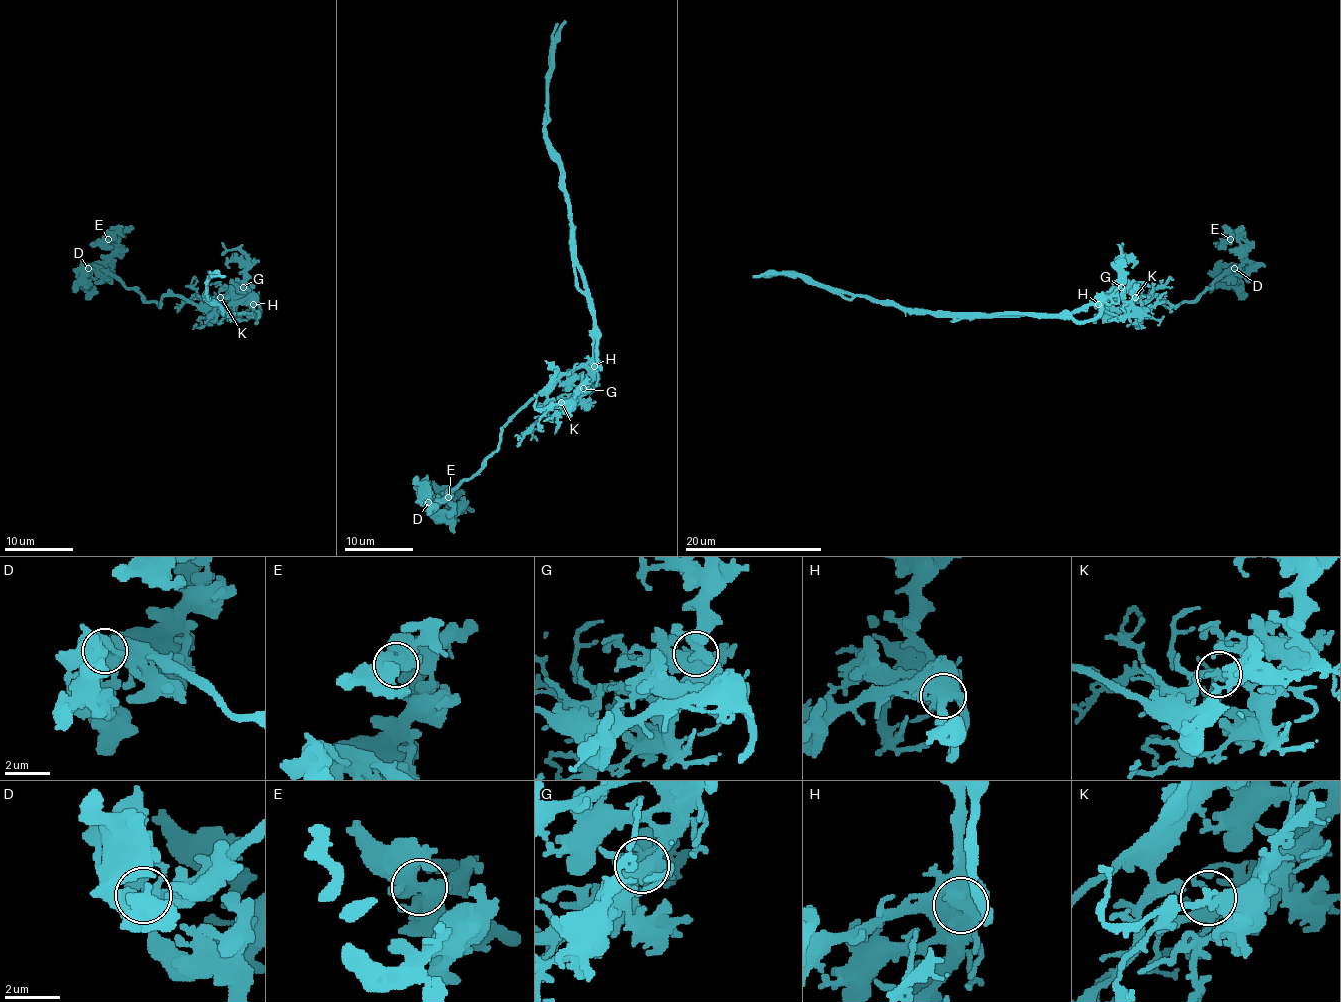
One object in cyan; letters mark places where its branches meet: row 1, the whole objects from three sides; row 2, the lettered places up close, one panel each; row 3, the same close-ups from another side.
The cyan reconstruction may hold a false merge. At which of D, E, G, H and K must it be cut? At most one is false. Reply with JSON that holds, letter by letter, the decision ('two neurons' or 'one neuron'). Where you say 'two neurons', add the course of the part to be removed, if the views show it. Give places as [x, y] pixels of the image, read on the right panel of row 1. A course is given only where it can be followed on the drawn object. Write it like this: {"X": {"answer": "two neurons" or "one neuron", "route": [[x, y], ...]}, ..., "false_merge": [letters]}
{"D": {"answer": "one neuron"}, "E": {"answer": "one neuron"}, "G": {"answer": "one neuron"}, "H": {"answer": "two neurons", "route": [[1098, 304], [1090, 320], [1073, 321], [932, 314], [864, 295], [844, 299], [792, 271], [756, 277]]}, "K": {"answer": "one neuron"}, "false_merge": ["H"]}

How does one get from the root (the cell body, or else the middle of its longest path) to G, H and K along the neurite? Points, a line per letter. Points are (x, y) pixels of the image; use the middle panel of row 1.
G: (593, 332), (593, 378), (583, 388)
H: (593, 332), (593, 366)
K: (593, 332), (593, 375), (590, 383), (573, 400), (561, 402)

